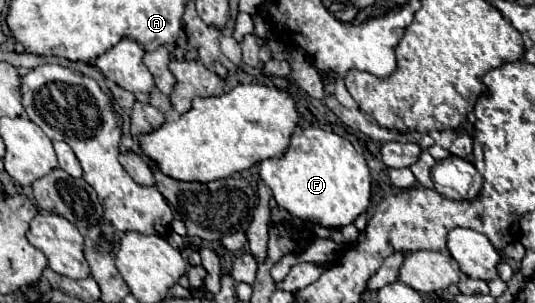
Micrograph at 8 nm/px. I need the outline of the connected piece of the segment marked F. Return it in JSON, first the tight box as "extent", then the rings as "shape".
{"extent":[260,129,370,229],"shape":[[[302,129],[292,135],[292,143],[282,157],[264,159],[260,177],[272,189],[280,207],[306,223],[320,223],[340,229],[354,223],[370,203],[370,171],[364,157],[346,137],[324,129]]]}

